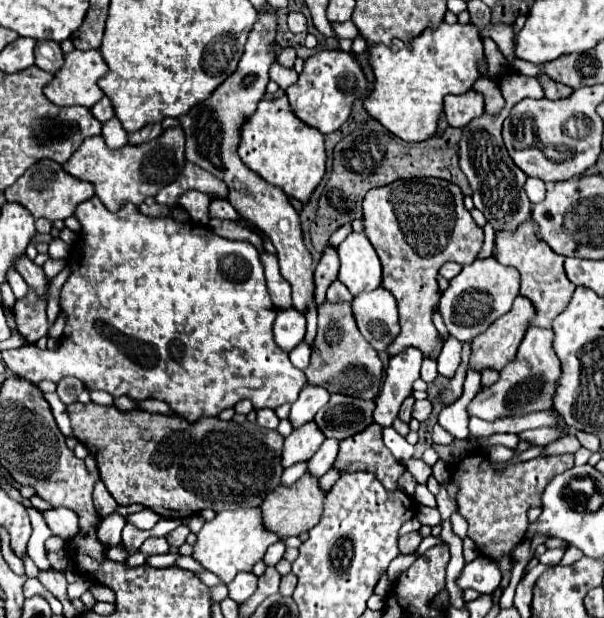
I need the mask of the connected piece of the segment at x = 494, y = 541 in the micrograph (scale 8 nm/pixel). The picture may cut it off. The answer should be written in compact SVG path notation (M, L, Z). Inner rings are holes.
M471 452L453 464L451 480L459 484L457 510L469 522L469 538L475 542L479 552L495 562L499 562L503 556L511 556L529 528L527 510L541 506L541 494L545 486L571 466L573 454L559 454L537 456L527 462L507 464L503 470L497 470L495 462L481 452Z

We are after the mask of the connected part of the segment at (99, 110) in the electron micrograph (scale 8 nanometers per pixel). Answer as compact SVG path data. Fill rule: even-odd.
M107 96L101 98L101 100L91 108L91 112L93 112L93 116L101 118L101 122L107 122L107 120L111 120L111 118L115 116L115 108L113 108L113 104L111 104L111 100L109 100Z

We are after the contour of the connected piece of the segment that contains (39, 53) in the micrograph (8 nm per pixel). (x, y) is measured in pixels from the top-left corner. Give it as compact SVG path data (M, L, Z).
M37 42L35 46L35 64L51 74L57 74L63 66L63 50L57 42Z

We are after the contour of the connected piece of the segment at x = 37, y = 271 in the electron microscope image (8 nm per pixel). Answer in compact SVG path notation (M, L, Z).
M21 254L21 258L17 258L17 262L15 262L15 268L17 268L17 272L25 278L25 282L27 282L29 286L33 286L33 290L35 290L37 294L43 294L43 288L45 288L47 278L45 278L45 272L43 272L41 266L35 266L35 264L27 258L27 254Z

